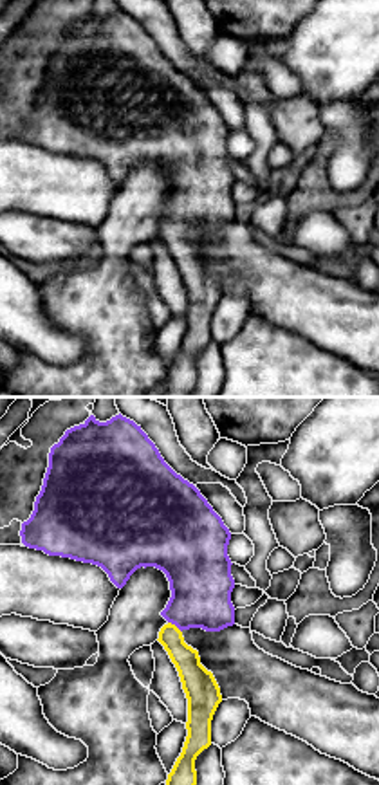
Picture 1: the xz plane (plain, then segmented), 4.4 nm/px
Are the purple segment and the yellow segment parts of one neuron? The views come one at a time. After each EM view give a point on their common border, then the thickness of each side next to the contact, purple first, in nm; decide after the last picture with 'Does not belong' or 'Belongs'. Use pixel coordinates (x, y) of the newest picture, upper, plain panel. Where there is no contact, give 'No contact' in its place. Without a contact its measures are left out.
Touches purple at (175, 221). Thickness 280 nm (purple) against 120 nm

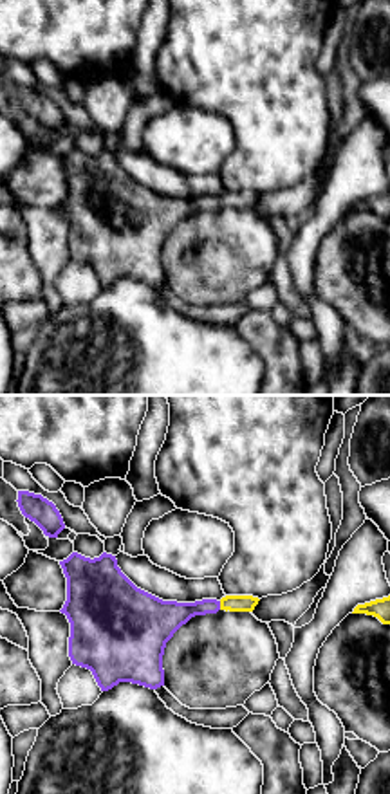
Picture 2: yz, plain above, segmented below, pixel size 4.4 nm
Touches purple at (219, 201). Thickness 160 nm (purple) against 80 nm

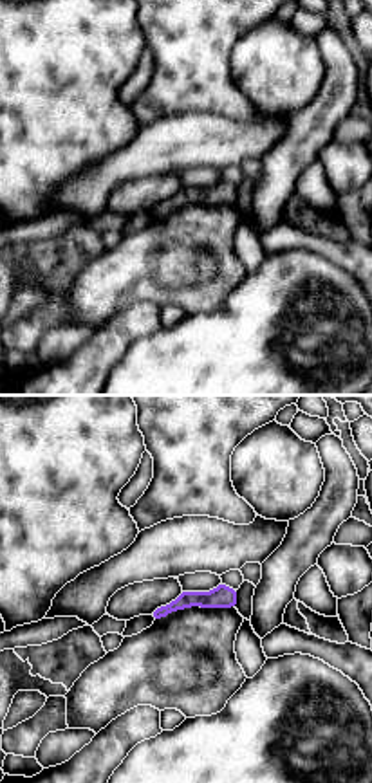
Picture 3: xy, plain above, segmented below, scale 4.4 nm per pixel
No contact

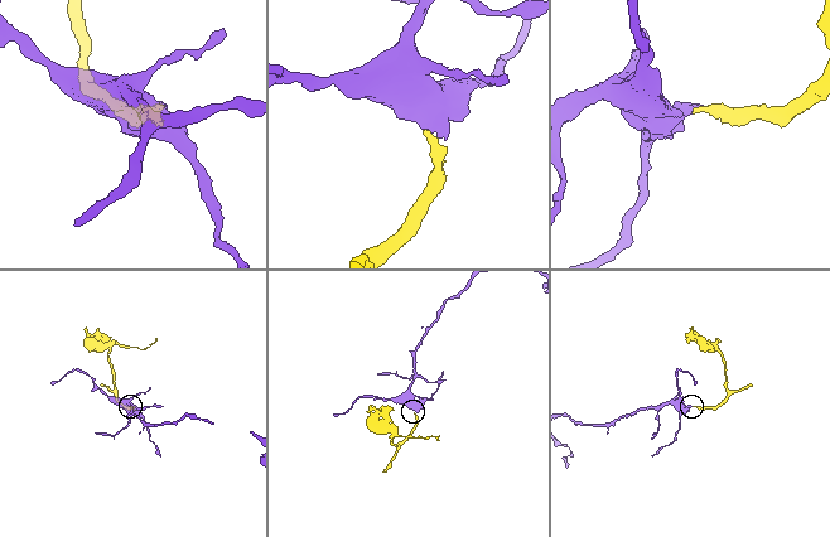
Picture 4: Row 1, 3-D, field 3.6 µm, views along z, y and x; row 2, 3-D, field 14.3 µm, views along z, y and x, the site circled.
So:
Belongs

